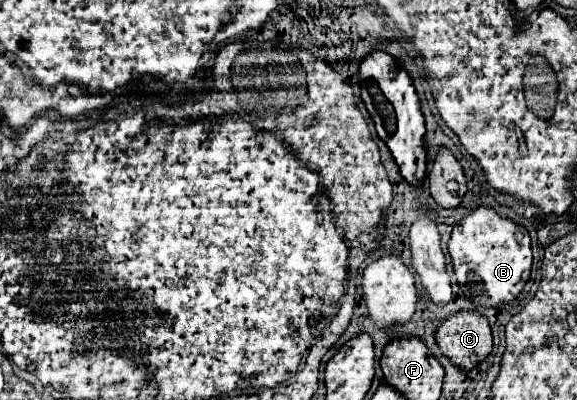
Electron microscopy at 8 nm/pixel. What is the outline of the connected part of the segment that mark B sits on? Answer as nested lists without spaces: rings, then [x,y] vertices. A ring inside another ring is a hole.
[[[479,205],[465,215],[451,233],[449,255],[461,291],[477,303],[497,305],[515,299],[531,273],[531,245],[525,227],[501,217],[493,207]],[[515,231],[523,231],[523,239],[517,241]],[[479,277],[479,279],[477,279]]]

